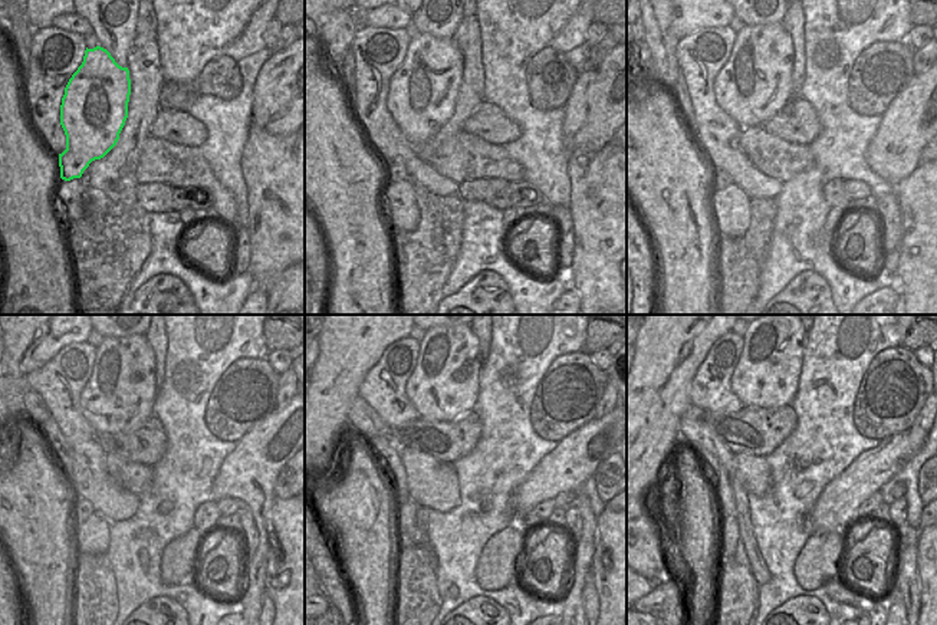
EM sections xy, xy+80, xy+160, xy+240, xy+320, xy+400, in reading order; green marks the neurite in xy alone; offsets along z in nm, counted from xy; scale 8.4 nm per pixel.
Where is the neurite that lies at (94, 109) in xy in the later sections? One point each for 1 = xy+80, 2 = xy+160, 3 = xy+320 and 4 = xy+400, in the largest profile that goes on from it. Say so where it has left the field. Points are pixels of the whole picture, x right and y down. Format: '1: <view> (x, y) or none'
1: xy+80 (421, 96)
2: xy+160 (755, 84)
3: xy+320 (444, 385)
4: xy+400 (766, 375)

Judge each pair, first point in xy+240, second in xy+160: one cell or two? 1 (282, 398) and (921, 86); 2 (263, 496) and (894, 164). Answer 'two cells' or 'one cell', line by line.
1: two cells
2: one cell

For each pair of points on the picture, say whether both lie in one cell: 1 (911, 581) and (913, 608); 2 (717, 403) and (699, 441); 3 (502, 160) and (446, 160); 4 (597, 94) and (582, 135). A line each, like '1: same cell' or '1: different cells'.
1: same cell
2: different cells
3: same cell
4: same cell

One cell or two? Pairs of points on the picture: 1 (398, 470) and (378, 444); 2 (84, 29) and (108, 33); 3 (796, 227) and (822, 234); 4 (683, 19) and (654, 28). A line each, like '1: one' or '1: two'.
1: one
2: two
3: two
4: two

